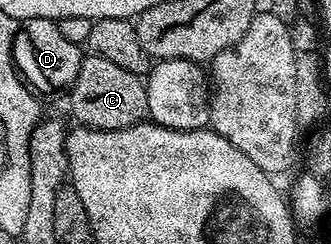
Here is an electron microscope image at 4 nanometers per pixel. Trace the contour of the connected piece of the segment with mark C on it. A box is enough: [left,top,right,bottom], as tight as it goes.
[68,54,148,131]

